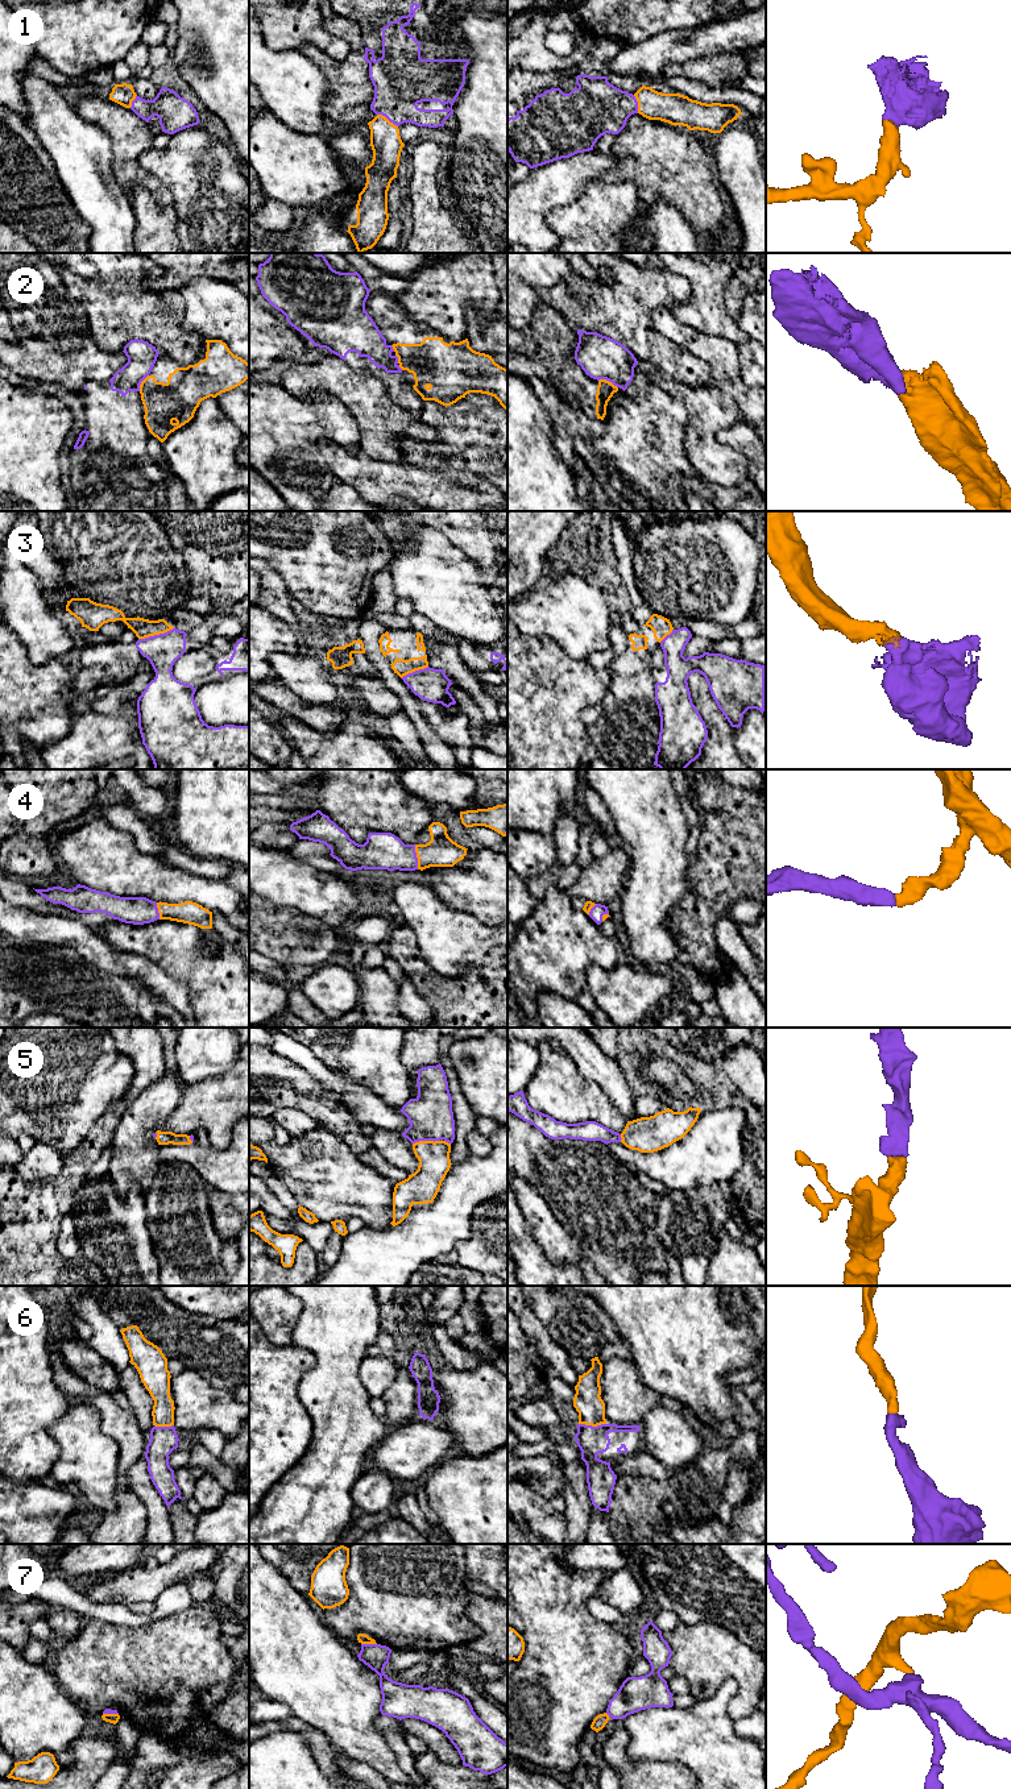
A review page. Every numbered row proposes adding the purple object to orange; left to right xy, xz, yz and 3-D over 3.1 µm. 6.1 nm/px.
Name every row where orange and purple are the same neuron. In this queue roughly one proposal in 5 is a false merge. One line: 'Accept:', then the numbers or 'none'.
Accept: 1, 4, 5, 6

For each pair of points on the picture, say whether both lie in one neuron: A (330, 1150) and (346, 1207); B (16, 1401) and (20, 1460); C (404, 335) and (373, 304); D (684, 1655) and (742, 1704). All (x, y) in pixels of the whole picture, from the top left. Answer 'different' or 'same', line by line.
A: same
B: same
C: same
D: same

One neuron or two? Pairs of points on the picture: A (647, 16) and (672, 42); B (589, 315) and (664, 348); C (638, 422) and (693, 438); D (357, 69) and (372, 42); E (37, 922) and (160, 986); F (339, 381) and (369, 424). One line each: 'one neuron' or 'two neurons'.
A: two neurons
B: one neuron
C: two neurons
D: two neurons
E: one neuron
F: one neuron

